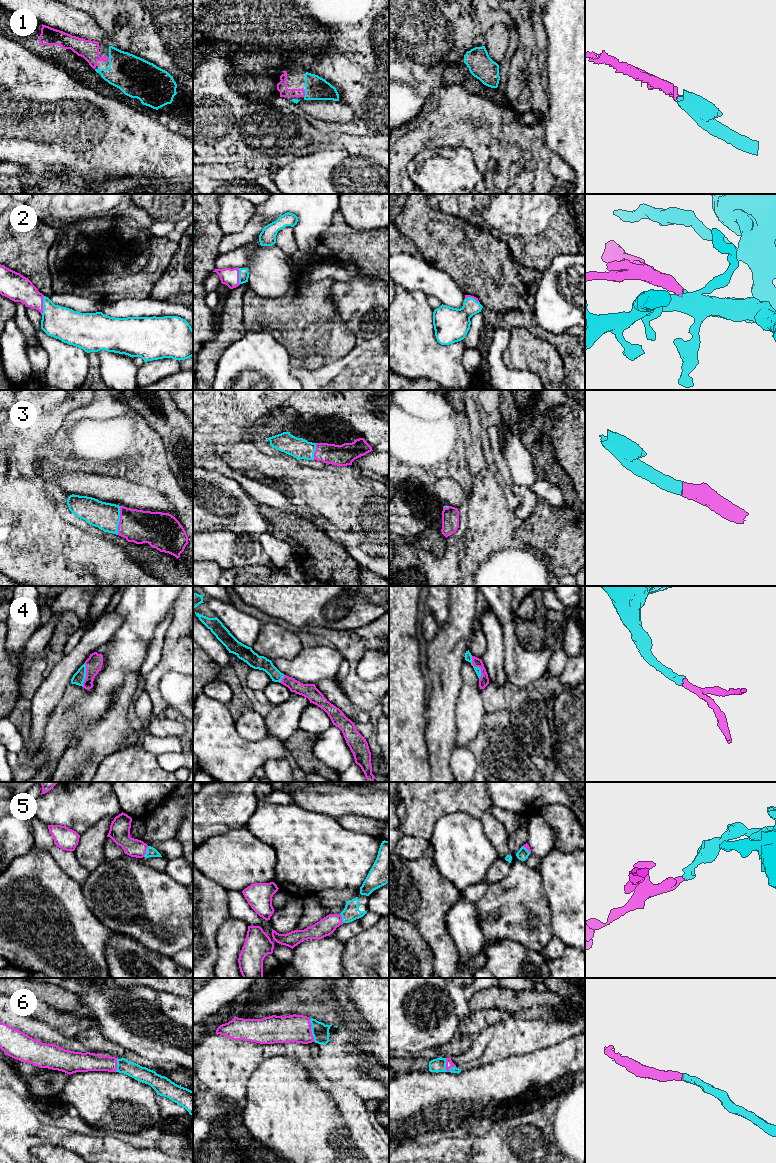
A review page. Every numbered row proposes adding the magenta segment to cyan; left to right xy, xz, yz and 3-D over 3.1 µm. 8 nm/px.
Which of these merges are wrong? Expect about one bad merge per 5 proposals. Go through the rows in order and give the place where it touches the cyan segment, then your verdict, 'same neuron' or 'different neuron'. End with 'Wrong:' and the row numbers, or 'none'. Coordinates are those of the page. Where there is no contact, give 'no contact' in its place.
1: xz (305, 93) | same neuron
2: xy (43, 305) | same neuron
3: xy (119, 520) | same neuron
4: yz (478, 667) | same neuron
5: xy (146, 851) | same neuron
6: yz (445, 1065) | same neuron
Wrong: none

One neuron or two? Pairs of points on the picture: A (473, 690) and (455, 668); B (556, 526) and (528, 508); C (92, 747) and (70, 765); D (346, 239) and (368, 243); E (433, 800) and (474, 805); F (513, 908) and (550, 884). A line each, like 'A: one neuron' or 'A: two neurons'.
A: two neurons
B: two neurons
C: one neuron
D: one neuron
E: one neuron
F: two neurons

